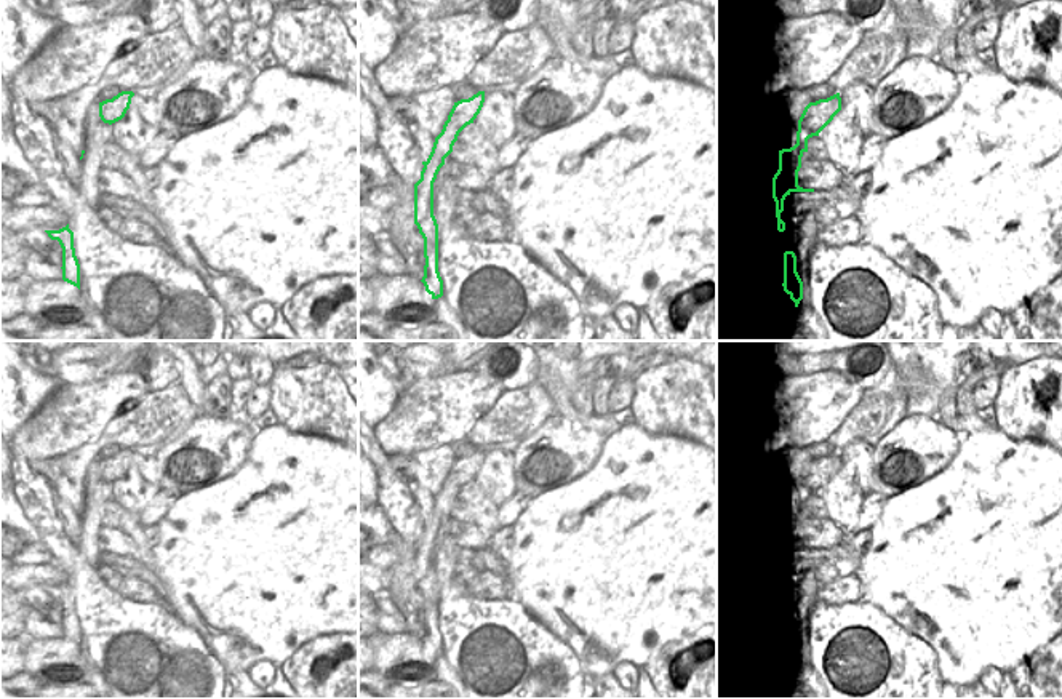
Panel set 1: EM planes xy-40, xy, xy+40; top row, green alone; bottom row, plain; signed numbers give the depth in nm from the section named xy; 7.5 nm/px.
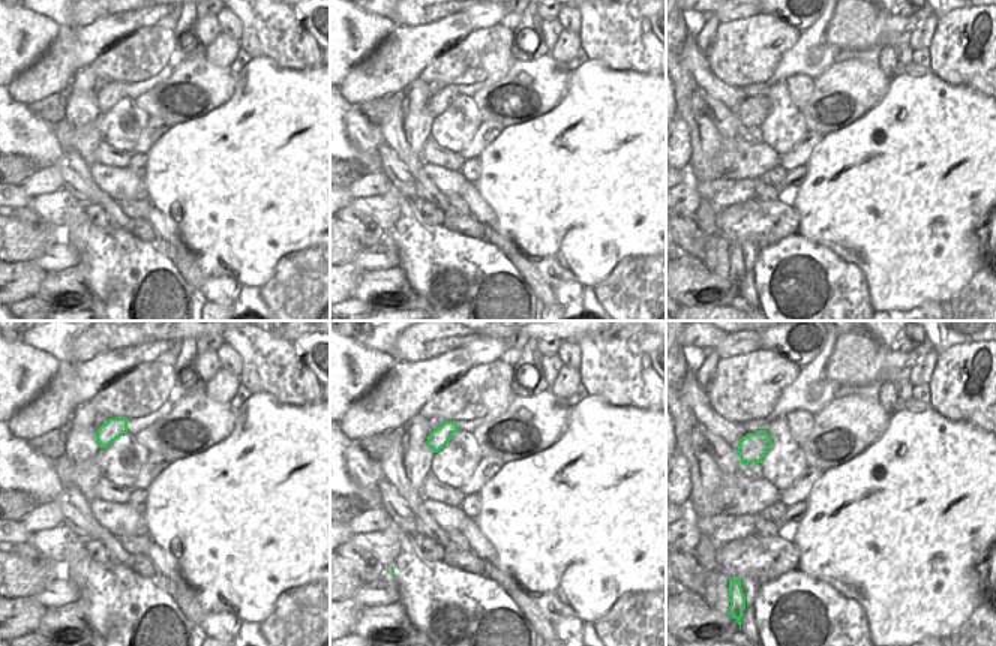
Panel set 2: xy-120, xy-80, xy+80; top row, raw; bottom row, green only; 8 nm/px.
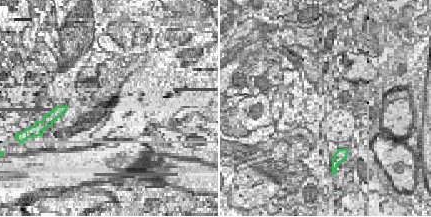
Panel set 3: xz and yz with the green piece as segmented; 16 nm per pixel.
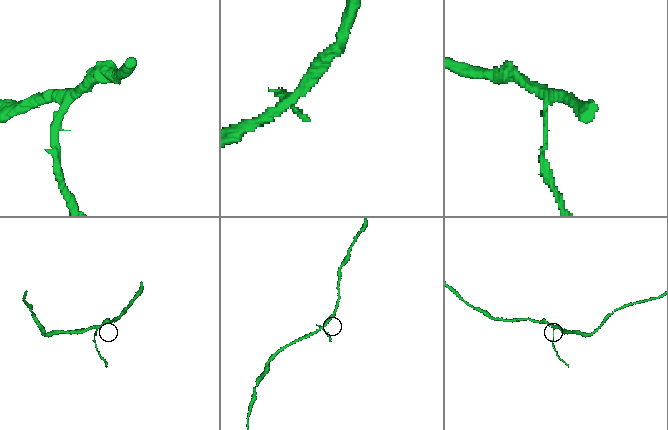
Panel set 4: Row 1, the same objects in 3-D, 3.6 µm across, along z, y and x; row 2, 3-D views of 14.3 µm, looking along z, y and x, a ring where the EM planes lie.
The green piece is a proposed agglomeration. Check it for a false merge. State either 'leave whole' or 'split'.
split

